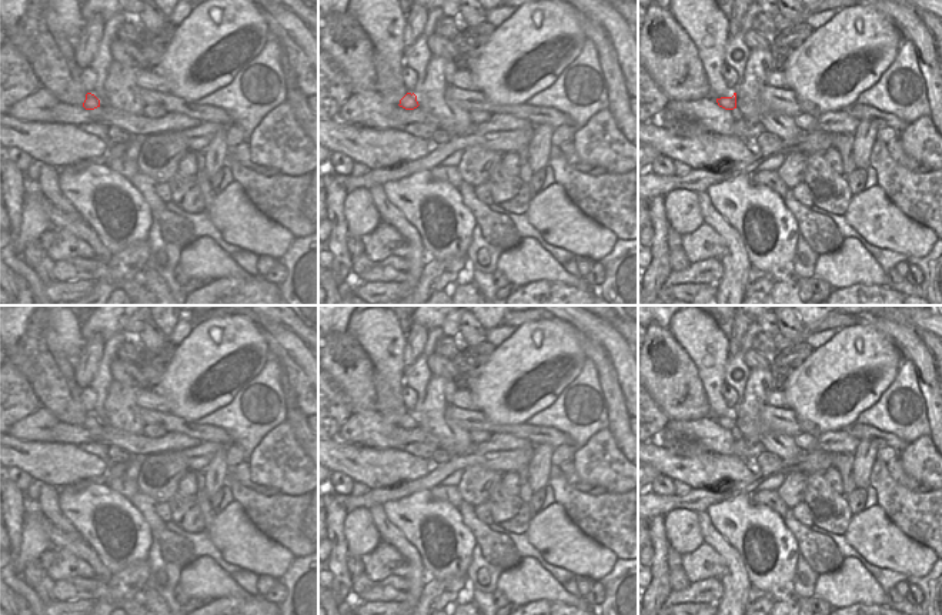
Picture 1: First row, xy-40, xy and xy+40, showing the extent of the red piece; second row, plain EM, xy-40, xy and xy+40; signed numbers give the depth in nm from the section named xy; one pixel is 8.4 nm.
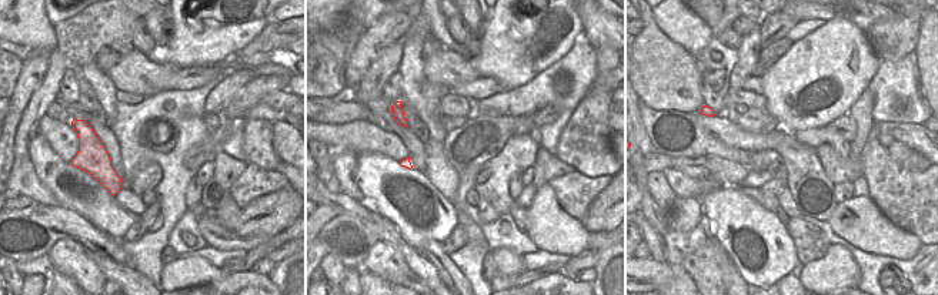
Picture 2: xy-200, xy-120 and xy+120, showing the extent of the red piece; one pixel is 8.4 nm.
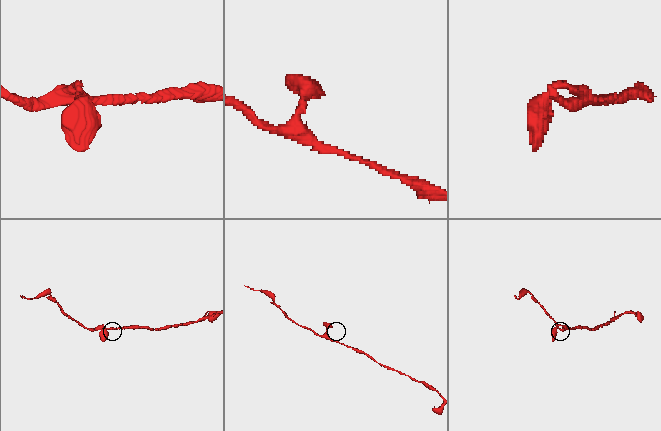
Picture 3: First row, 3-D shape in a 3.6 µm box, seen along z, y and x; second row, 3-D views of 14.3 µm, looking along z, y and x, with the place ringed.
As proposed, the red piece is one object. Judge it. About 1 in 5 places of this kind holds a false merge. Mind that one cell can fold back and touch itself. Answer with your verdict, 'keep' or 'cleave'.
keep

